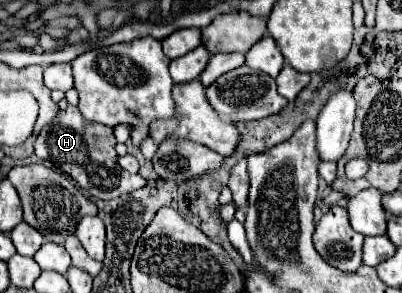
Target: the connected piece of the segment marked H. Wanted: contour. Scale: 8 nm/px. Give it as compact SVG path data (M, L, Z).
M68 105L68 111L58 111L54 121L40 131L34 143L36 155L40 159L52 161L56 167L68 173L82 189L86 189L98 199L114 199L146 185L146 181L140 175L132 175L118 165L118 153L114 145L114 129L86 121L80 109L74 105Z

